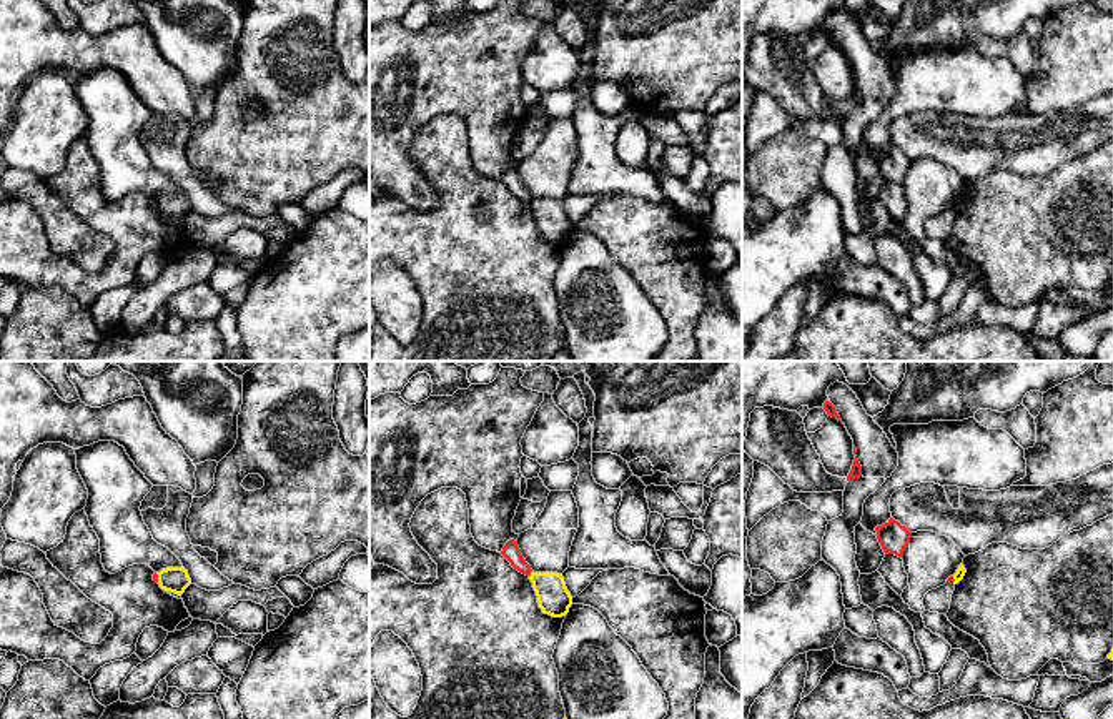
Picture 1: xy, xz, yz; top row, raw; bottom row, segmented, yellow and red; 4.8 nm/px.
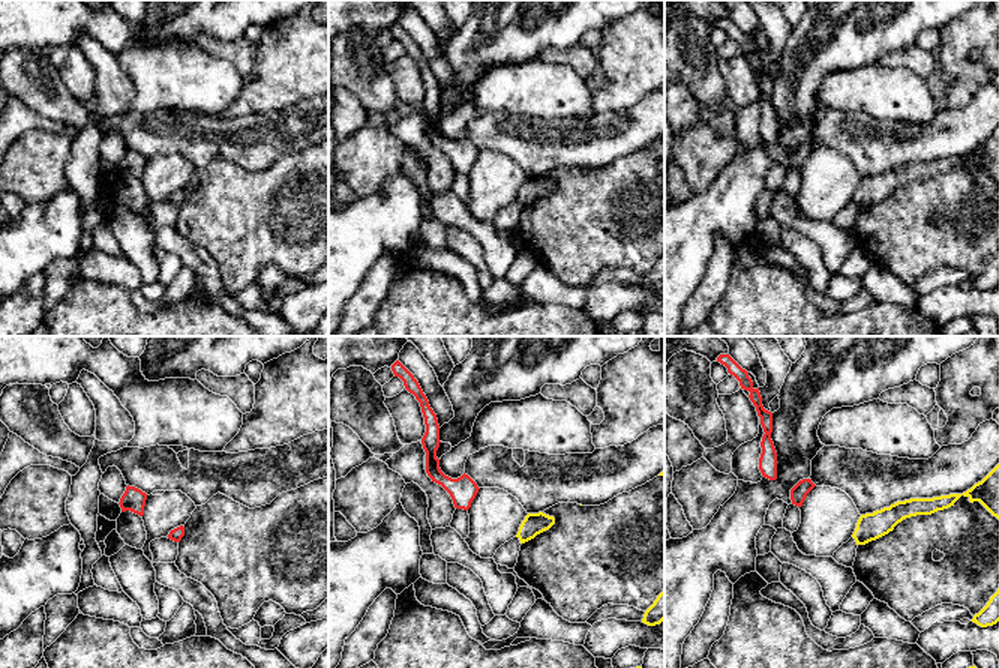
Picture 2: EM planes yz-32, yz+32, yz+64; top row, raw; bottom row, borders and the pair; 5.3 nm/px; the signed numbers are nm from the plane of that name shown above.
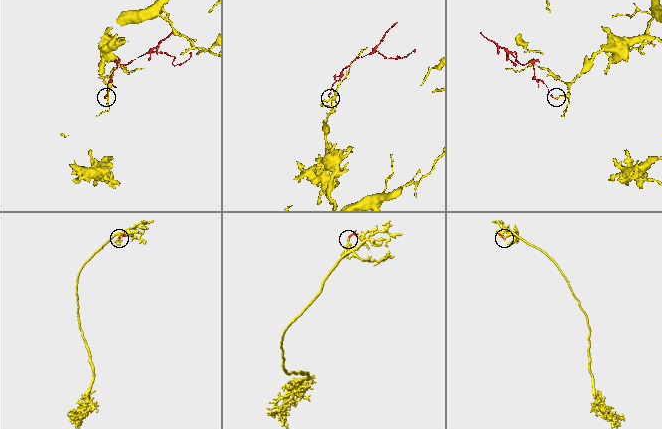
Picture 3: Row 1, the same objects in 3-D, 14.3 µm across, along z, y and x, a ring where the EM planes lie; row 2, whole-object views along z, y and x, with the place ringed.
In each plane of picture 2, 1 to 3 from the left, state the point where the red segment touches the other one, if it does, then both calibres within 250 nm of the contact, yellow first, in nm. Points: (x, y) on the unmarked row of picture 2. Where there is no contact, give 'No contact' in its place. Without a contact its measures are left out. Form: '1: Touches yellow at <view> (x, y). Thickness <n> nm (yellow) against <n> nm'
1: No contact
2: No contact
3: No contact

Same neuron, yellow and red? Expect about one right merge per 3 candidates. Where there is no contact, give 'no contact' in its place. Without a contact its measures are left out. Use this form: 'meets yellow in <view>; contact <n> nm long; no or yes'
meets yellow in xz; contact 40 nm long; no

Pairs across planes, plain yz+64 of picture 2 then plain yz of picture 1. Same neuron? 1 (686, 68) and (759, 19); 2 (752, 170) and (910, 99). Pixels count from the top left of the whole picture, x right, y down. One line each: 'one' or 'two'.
1: two
2: two

